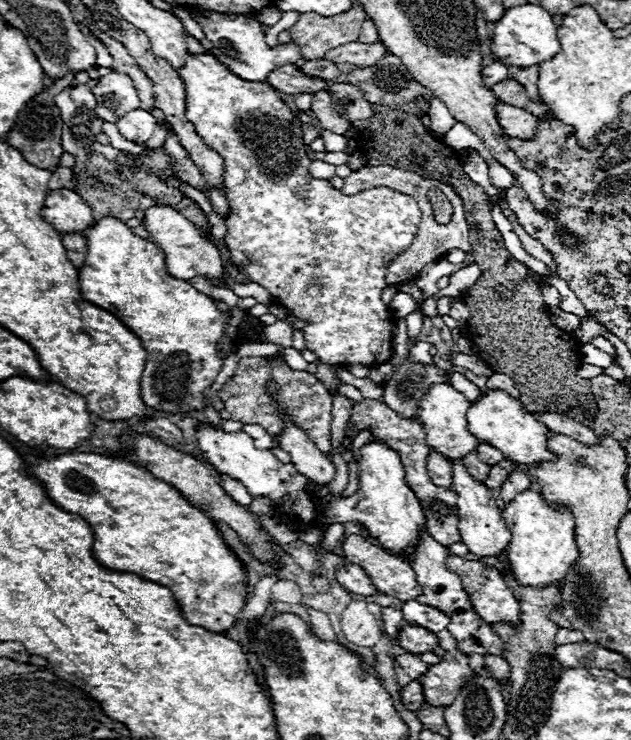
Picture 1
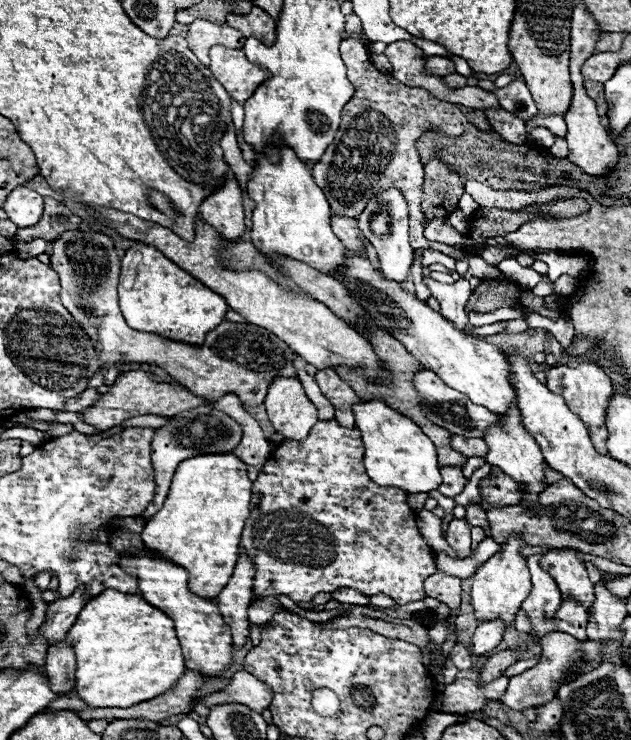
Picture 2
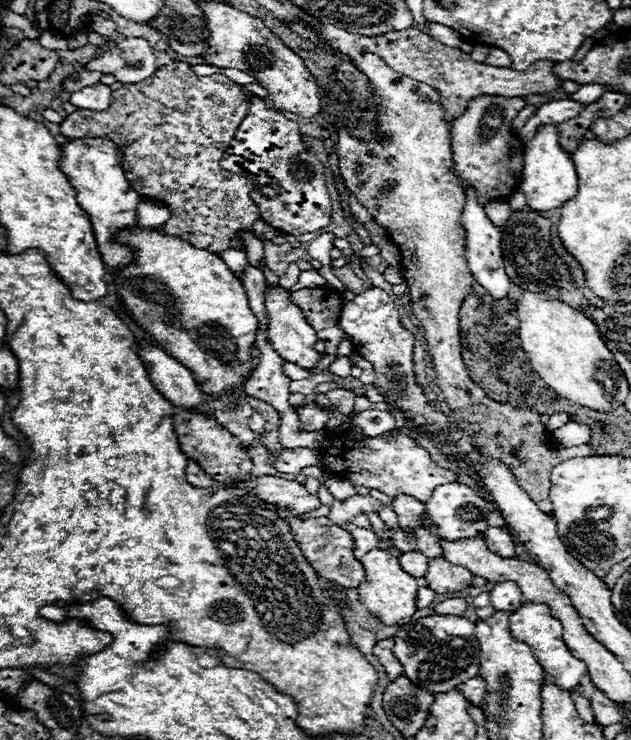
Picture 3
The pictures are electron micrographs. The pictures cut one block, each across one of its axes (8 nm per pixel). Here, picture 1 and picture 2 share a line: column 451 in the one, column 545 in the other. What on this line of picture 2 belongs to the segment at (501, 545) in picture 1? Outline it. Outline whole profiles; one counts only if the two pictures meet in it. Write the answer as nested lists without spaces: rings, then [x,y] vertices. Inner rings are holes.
[[[510,404],[506,414],[500,414],[500,422],[490,426],[488,430],[484,430],[484,440],[488,444],[488,454],[486,454],[486,462],[490,462],[492,466],[502,468],[504,474],[508,474],[510,478],[514,478],[518,484],[524,484],[522,490],[526,492],[522,502],[526,502],[528,506],[532,506],[538,500],[538,494],[546,488],[544,482],[544,456],[540,452],[540,446],[536,444],[536,440],[532,440],[532,436],[526,432],[526,428],[522,426],[522,416],[516,404]]]

